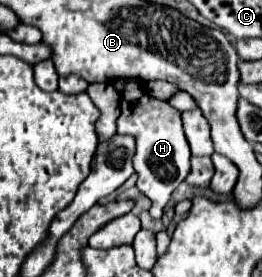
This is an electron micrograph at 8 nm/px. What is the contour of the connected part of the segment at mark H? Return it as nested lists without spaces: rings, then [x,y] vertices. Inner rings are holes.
[[[127,83],[121,95],[121,117],[117,119],[117,133],[131,135],[137,141],[137,153],[133,157],[135,171],[139,175],[137,189],[147,195],[153,205],[149,209],[151,217],[159,219],[163,215],[163,207],[171,199],[171,193],[185,181],[189,173],[189,143],[181,125],[181,111],[171,107],[167,101],[151,97],[143,85]]]

